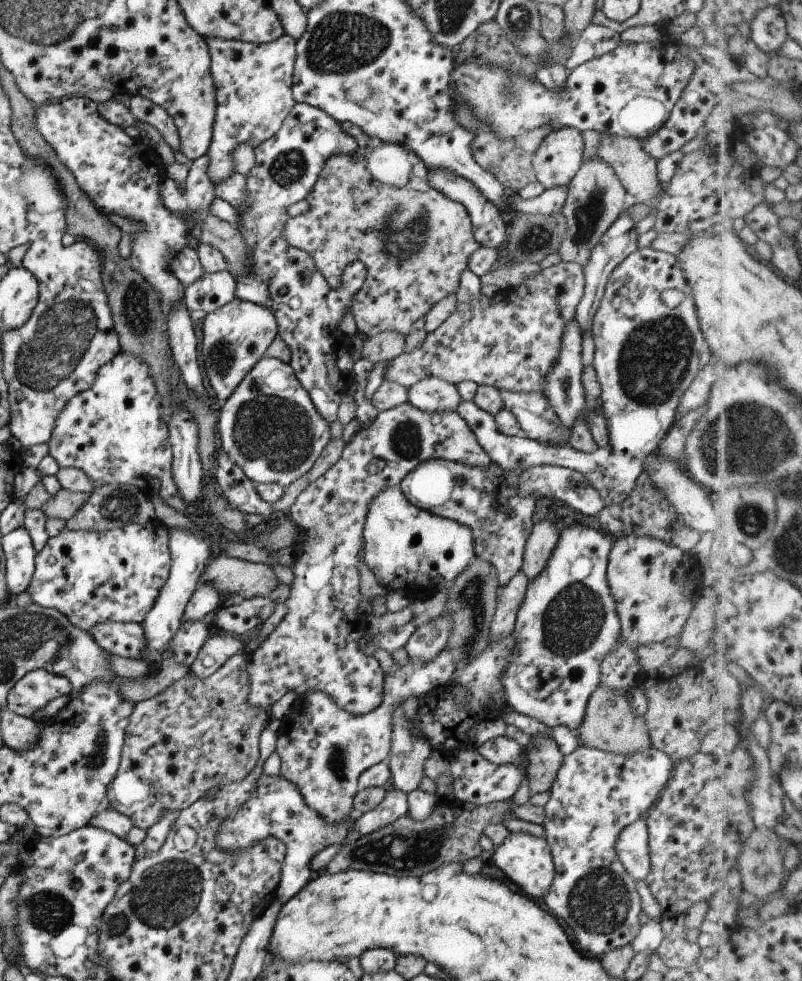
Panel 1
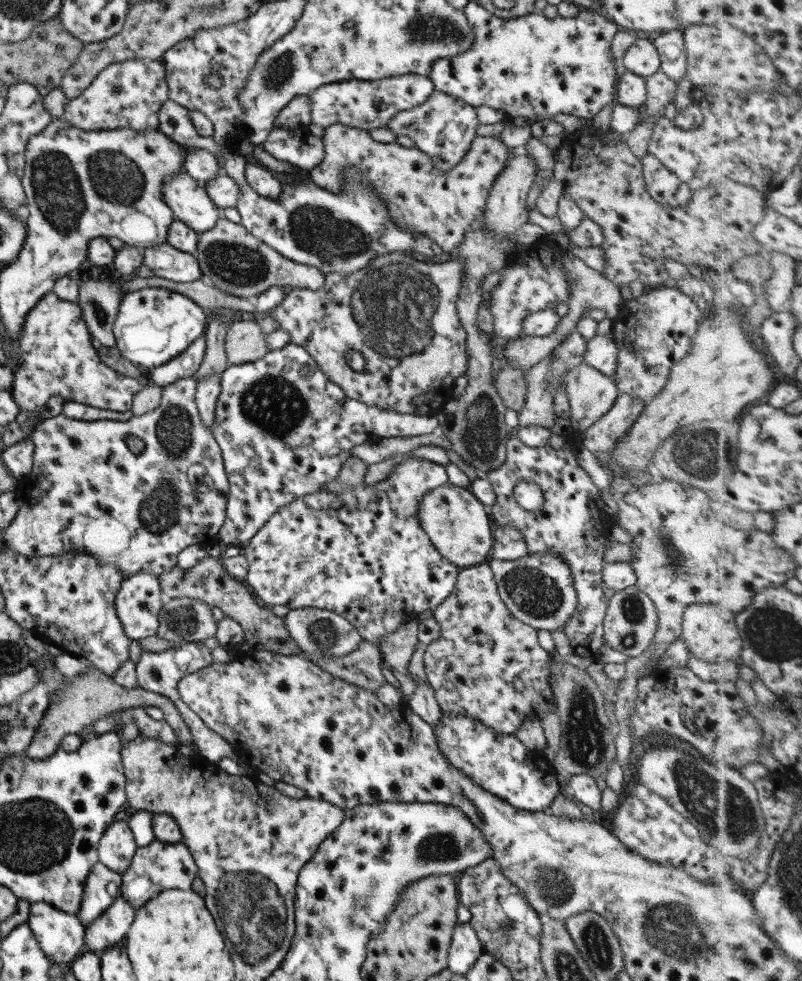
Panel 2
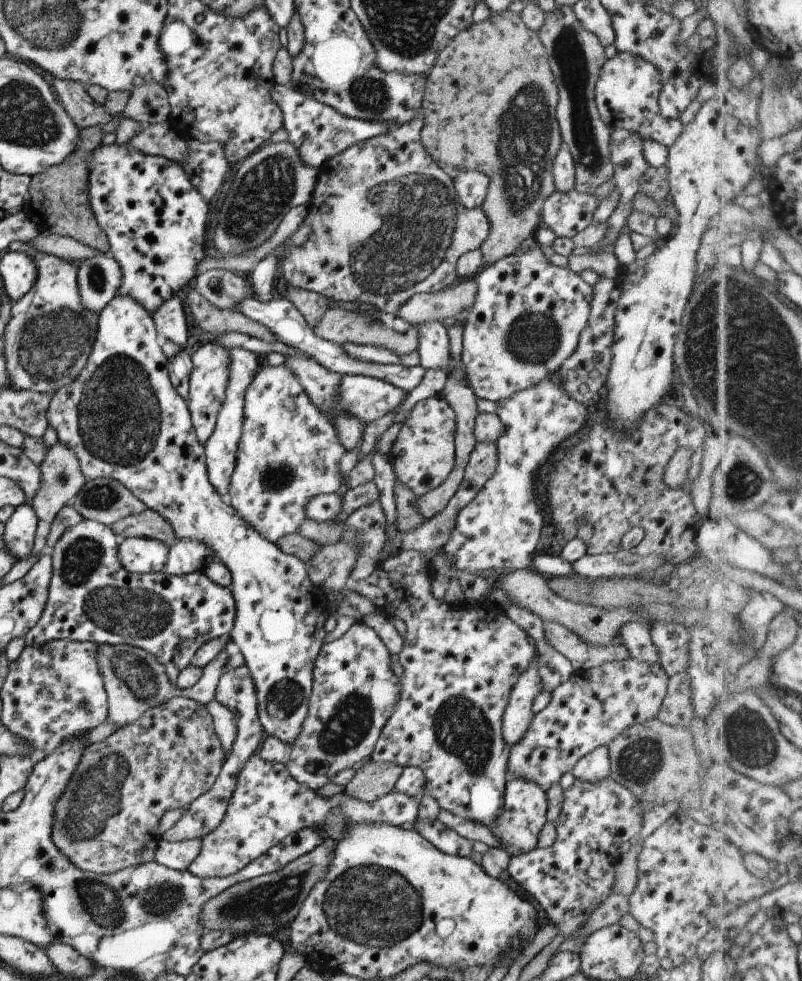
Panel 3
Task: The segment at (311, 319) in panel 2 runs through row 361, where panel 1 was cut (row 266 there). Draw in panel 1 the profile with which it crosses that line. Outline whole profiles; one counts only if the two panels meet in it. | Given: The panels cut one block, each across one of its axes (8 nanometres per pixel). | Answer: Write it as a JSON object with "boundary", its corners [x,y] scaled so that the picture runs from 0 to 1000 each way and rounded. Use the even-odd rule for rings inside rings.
{"boundary":[[[423,125],[423,128],[443,143],[445,151],[440,157],[418,157],[405,163],[388,196],[379,202],[385,214],[368,222],[360,221],[355,226],[355,247],[390,261],[395,277],[400,278],[413,295],[425,292],[430,270],[448,265],[456,273],[456,280],[450,294],[436,304],[436,319],[444,338],[451,344],[474,338],[495,338],[504,343],[512,336],[515,328],[529,322],[540,310],[570,298],[572,280],[582,274],[582,265],[596,252],[589,240],[586,222],[577,208],[552,200],[535,190],[527,165],[510,155],[506,149],[488,149],[485,145],[460,141],[438,125]],[[498,151],[507,155],[507,167],[512,173],[507,188],[493,192],[490,188],[474,187],[475,183],[468,181],[468,175],[478,173],[480,163],[488,161]]]}

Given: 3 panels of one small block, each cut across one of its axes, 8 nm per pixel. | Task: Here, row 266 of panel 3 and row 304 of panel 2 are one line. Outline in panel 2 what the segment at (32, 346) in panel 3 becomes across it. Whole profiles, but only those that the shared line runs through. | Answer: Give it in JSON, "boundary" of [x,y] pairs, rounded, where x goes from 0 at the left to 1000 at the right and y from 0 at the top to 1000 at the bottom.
{"boundary":[[[64,297],[31,321],[22,353],[26,370],[16,376],[11,399],[15,409],[22,414],[17,429],[29,442],[39,442],[42,424],[69,402],[80,410],[91,409],[155,423],[161,421],[166,403],[177,397],[171,386],[153,384],[123,367],[100,312],[75,305]]]}

